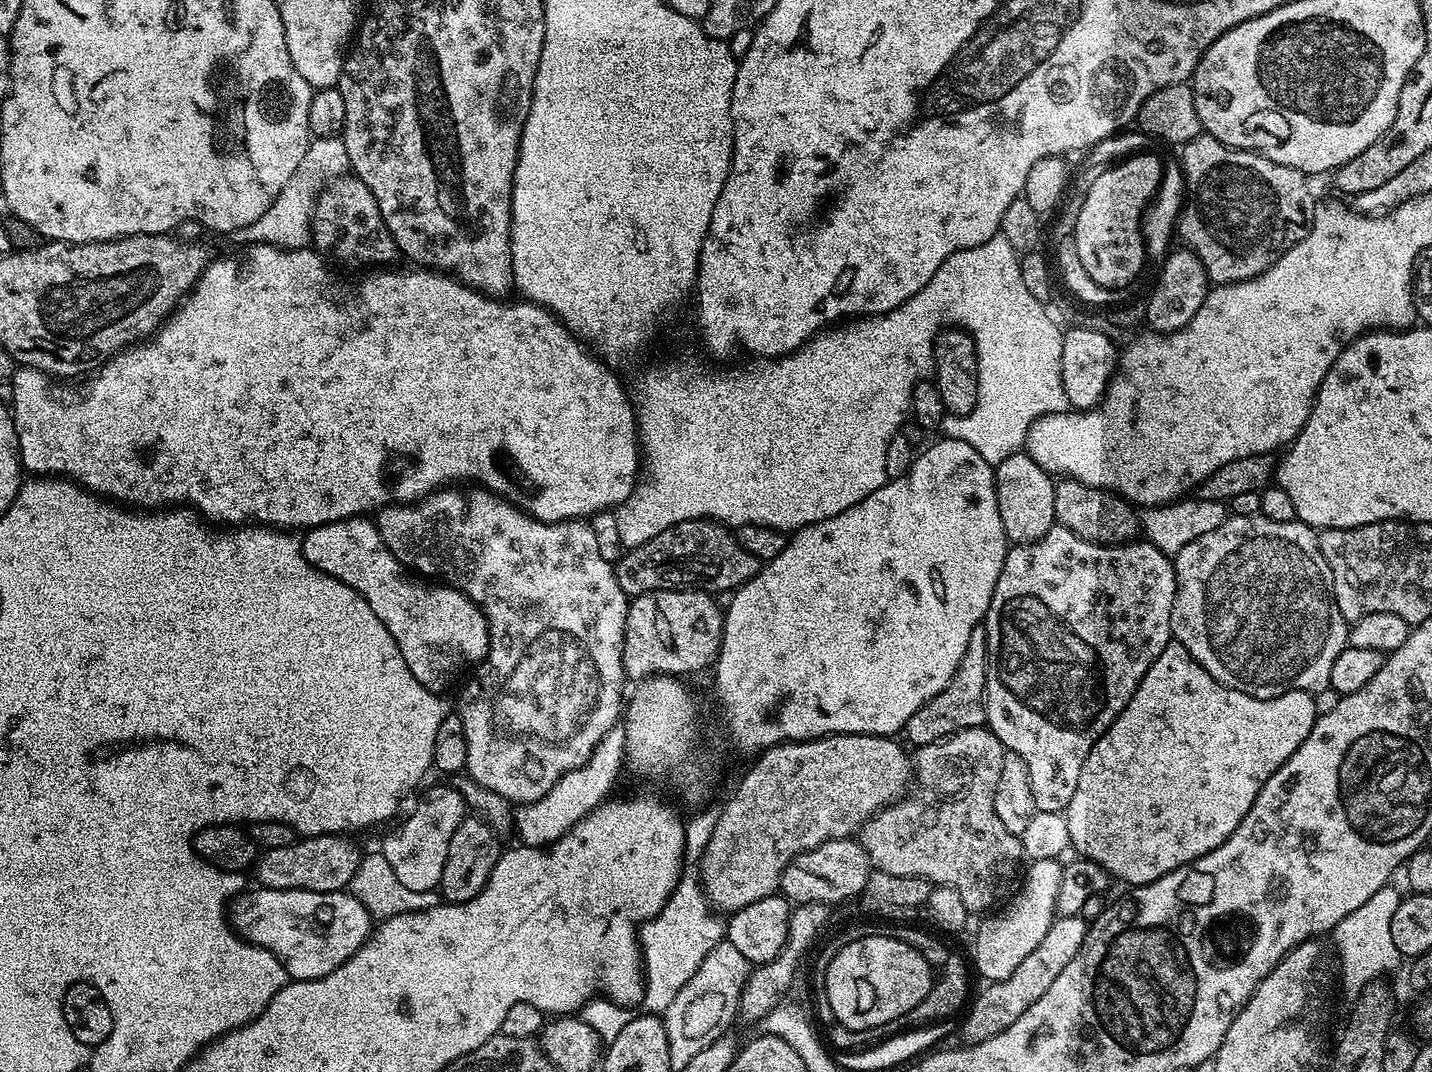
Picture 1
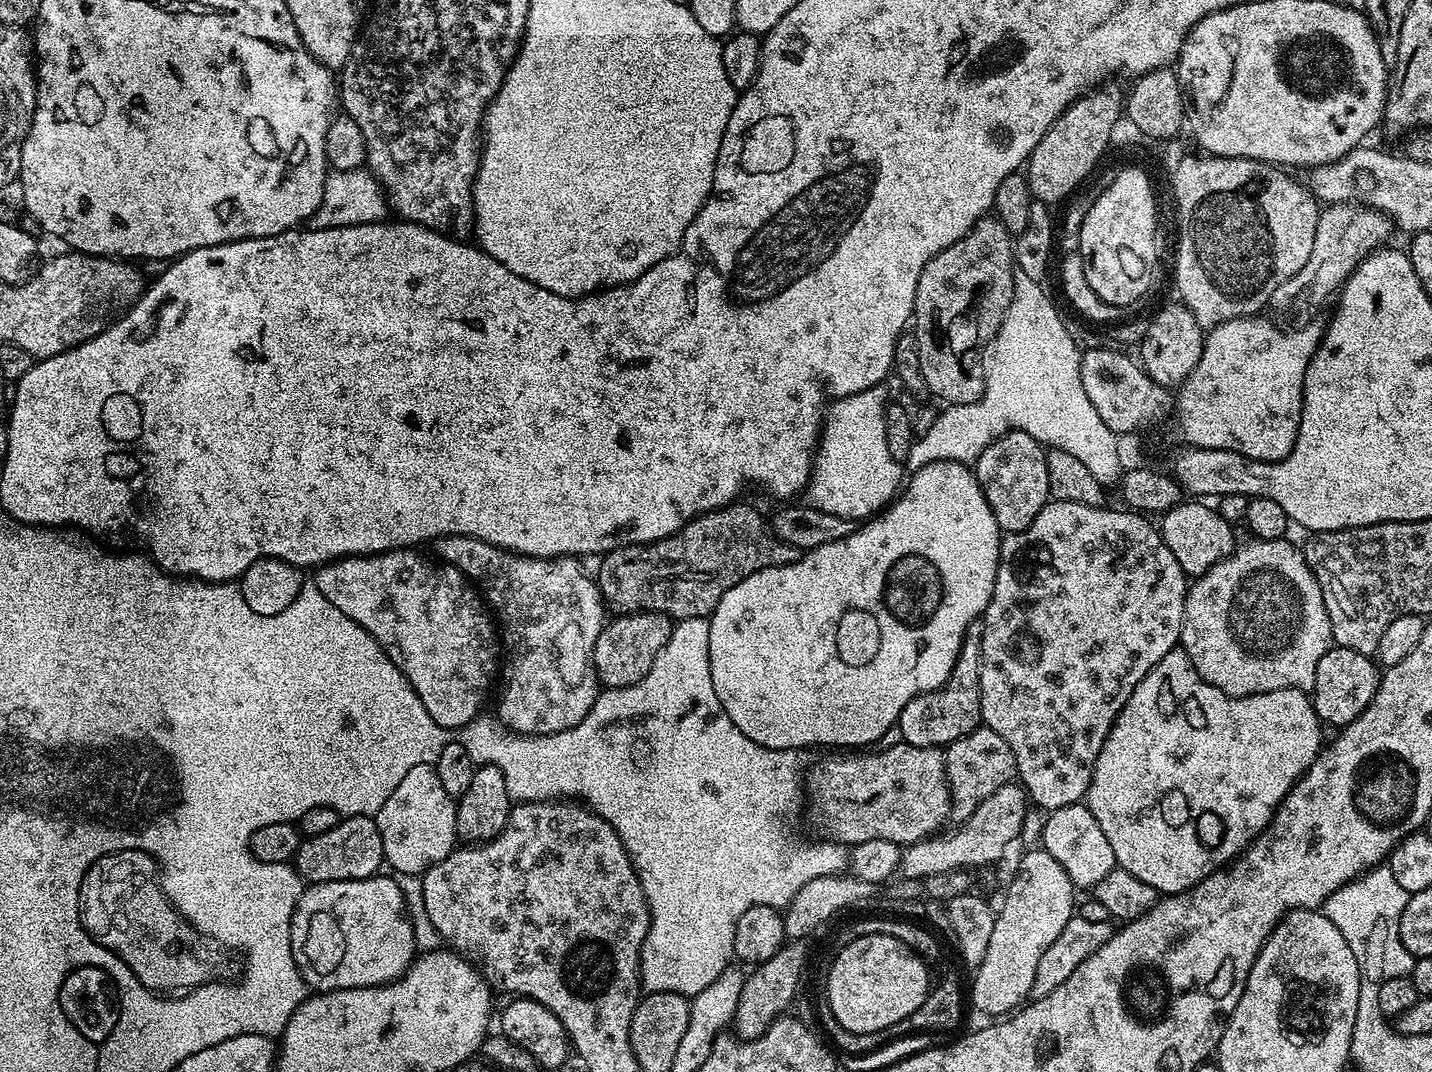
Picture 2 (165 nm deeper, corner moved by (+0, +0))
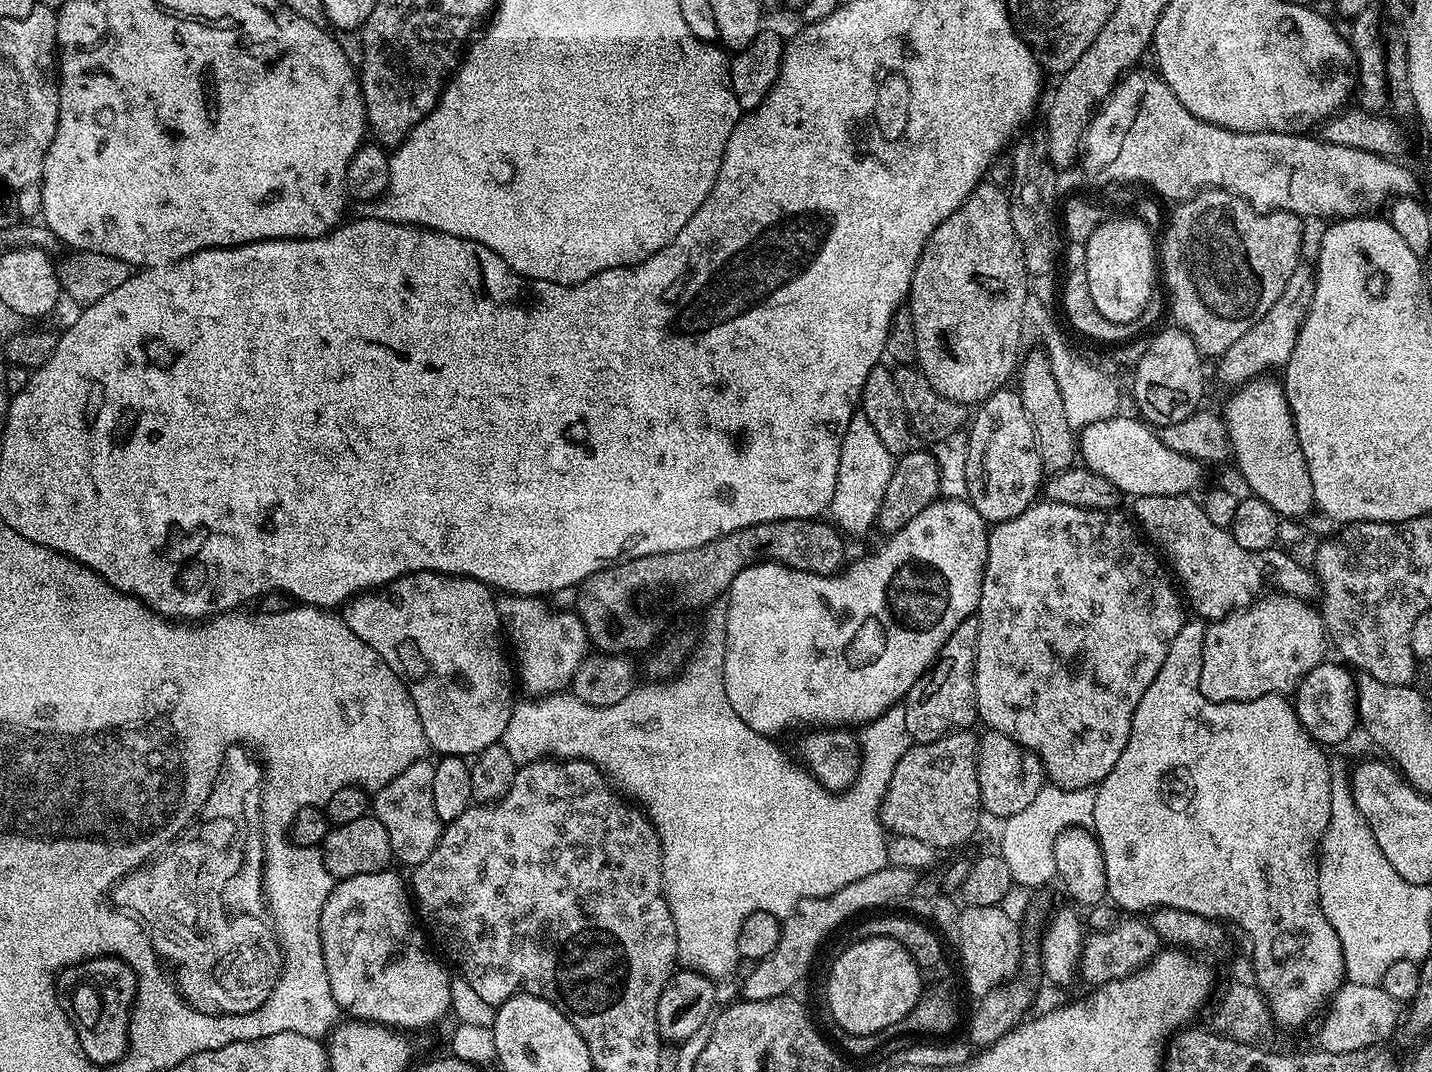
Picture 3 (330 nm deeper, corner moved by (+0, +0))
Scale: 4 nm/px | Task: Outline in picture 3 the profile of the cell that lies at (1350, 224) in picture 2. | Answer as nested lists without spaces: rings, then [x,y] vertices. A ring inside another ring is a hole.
[[[1311,267],[1296,268],[1294,274],[1290,274],[1278,302],[1274,302],[1267,314],[1254,327],[1246,330],[1246,334],[1242,334],[1242,338],[1238,338],[1238,342],[1234,342],[1230,350],[1220,355],[1216,376],[1228,390],[1235,390],[1250,380],[1271,373],[1268,372],[1271,368],[1283,369],[1288,363],[1290,354],[1294,354],[1294,342],[1298,342],[1298,334],[1308,313],[1315,285],[1316,278]]]

